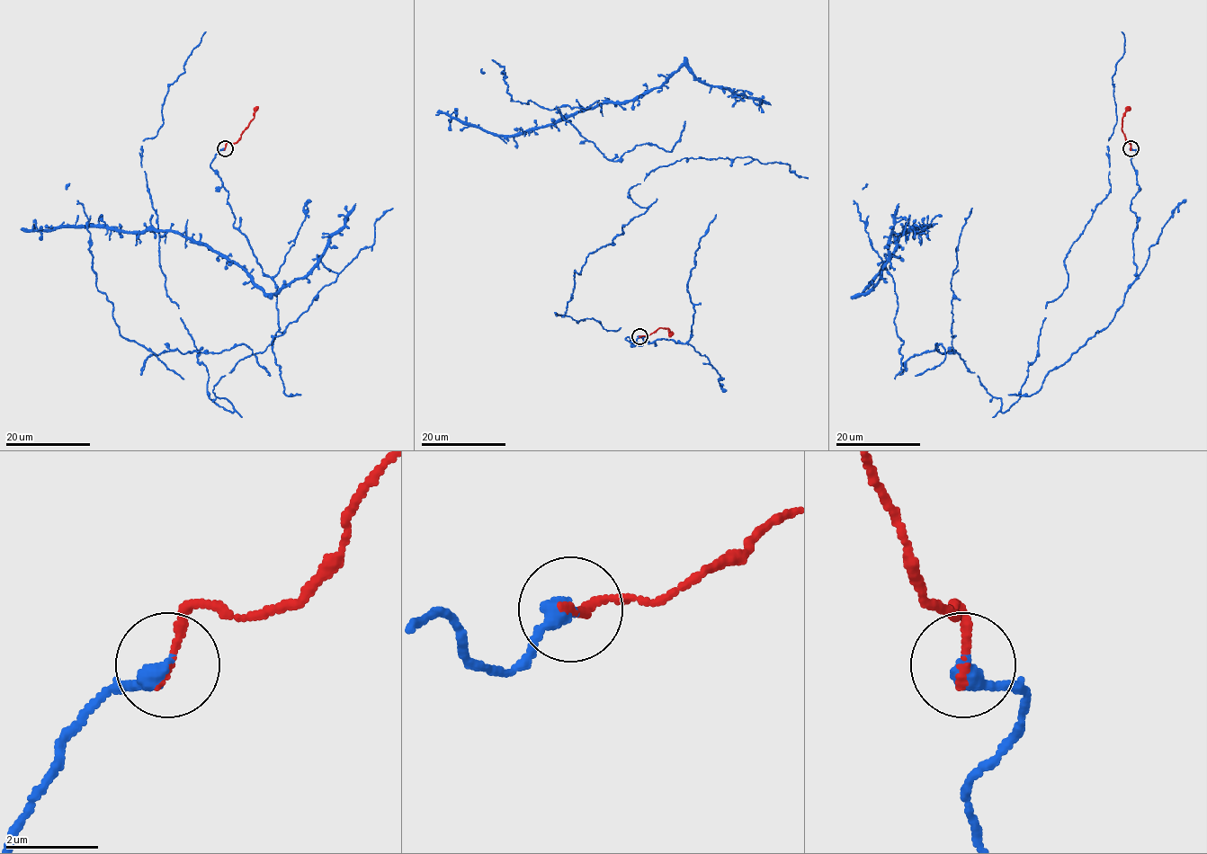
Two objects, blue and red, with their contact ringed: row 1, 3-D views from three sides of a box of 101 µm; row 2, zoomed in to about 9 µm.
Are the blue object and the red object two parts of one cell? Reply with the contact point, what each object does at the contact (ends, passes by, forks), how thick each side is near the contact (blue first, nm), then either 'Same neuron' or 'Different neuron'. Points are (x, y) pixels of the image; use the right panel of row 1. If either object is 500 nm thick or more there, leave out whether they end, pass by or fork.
Place: (1131, 148). At the ring blue ends. At the ring red ends. Thickness 420 nm (blue) against 140 nm. Same neuron

